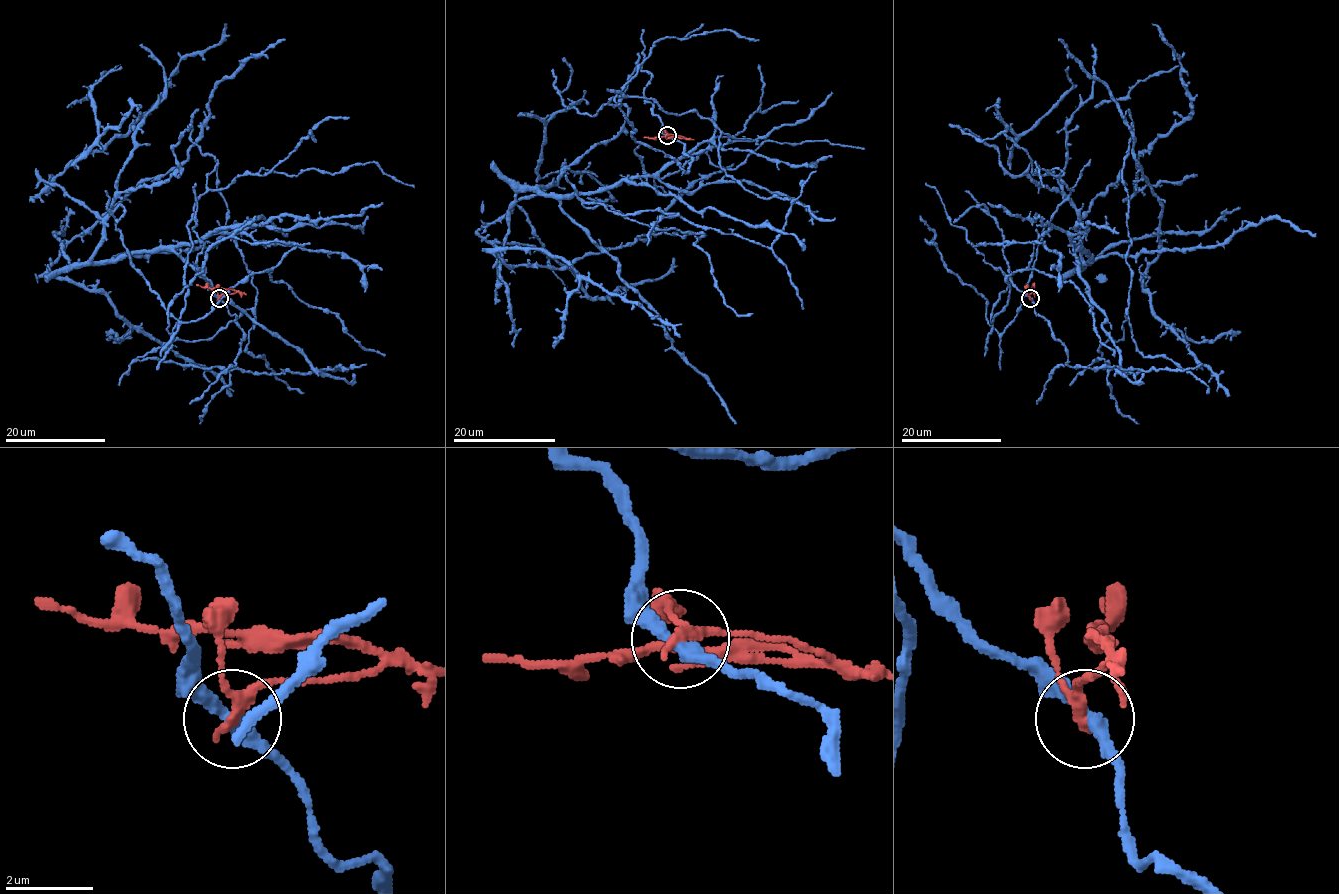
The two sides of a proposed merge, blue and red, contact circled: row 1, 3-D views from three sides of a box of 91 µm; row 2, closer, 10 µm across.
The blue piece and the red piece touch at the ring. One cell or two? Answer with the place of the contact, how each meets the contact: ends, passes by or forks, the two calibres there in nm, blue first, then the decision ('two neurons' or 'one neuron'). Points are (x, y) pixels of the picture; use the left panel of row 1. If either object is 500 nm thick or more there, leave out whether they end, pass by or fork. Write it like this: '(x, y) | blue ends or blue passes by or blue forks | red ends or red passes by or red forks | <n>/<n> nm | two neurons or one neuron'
(219, 298) | blue passes by | red passes by | 320/240 nm | two neurons

